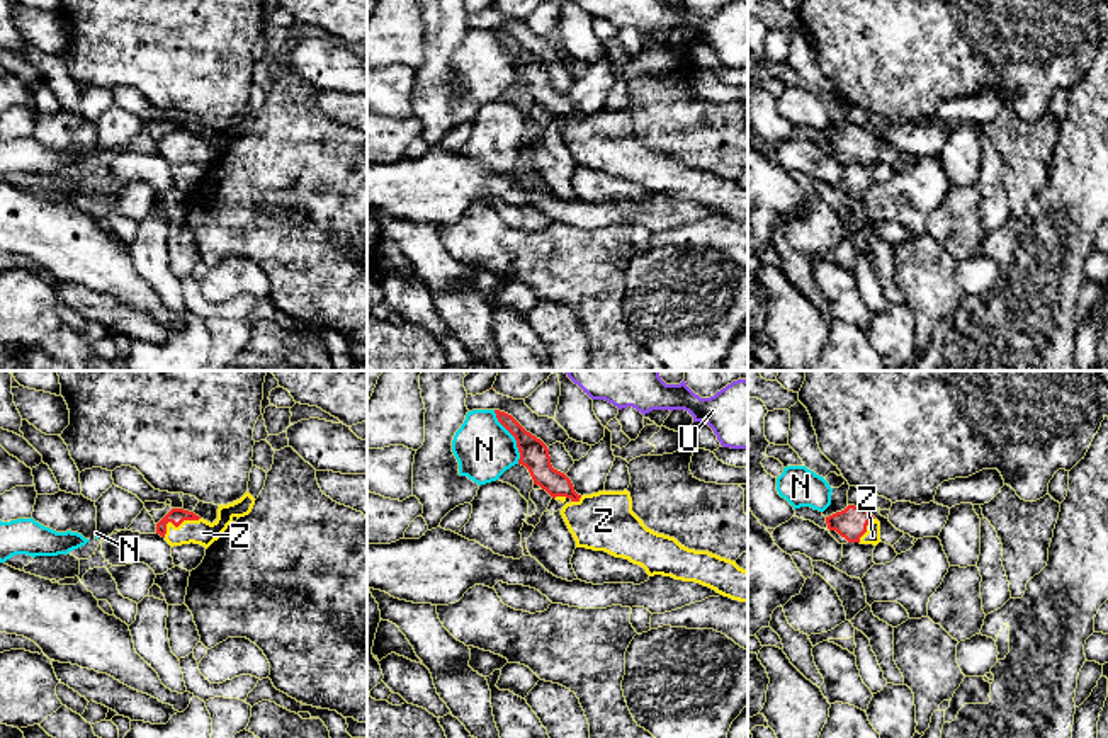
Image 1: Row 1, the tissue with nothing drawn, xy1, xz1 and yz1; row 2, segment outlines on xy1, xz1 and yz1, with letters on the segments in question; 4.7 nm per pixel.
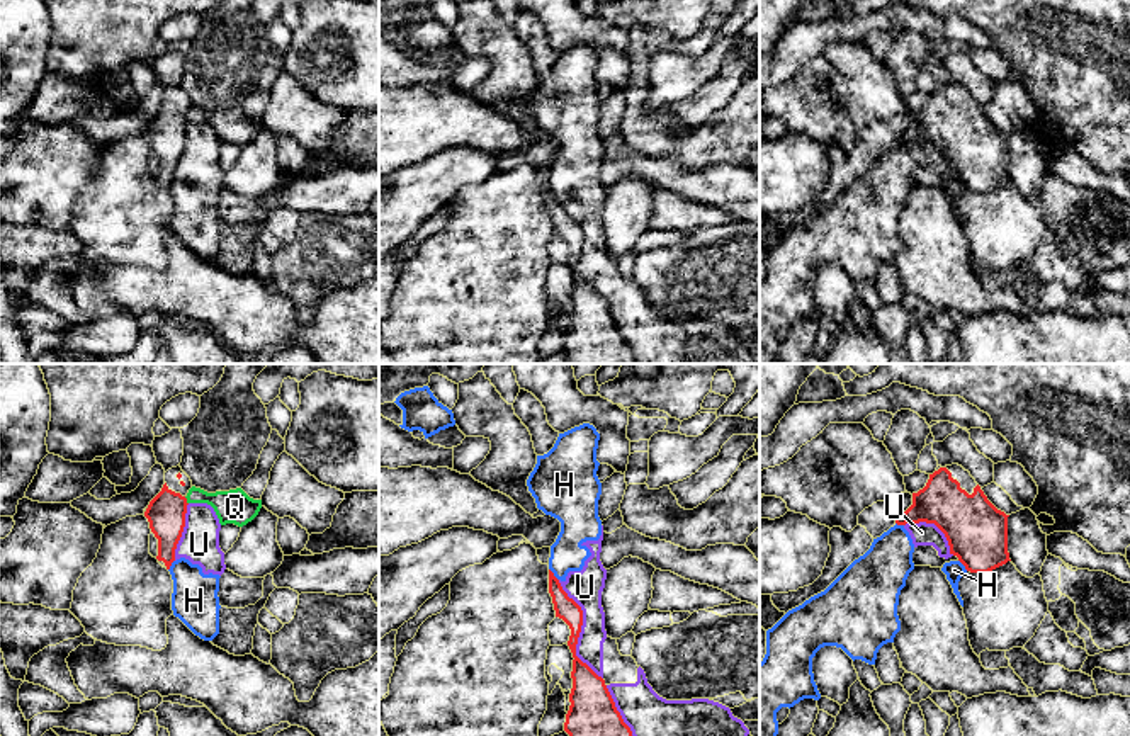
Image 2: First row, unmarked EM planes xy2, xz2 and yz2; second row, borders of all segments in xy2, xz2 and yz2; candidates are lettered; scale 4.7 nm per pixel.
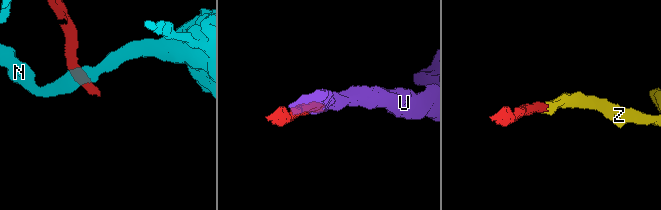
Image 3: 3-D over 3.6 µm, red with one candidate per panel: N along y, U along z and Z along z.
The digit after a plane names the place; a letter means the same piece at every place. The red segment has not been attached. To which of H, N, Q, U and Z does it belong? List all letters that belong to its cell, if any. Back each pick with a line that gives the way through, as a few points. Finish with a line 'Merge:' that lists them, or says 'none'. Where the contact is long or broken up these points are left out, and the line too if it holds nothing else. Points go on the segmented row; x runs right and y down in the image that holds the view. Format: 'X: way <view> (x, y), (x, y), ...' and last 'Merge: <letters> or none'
Z: way xy1 (175, 516), (177, 526), (203, 533)
Merge: Z

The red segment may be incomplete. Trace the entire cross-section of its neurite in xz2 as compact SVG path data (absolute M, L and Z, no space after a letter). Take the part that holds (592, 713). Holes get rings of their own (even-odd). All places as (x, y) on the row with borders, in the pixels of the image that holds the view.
M551 569L549 593L552 597L556 617L562 619L571 629L568 646L574 658L571 671L573 688L569 694L571 705L566 714L564 731L569 736L632 736L630 728L624 722L615 707L605 680L576 656L583 610L568 597Z

